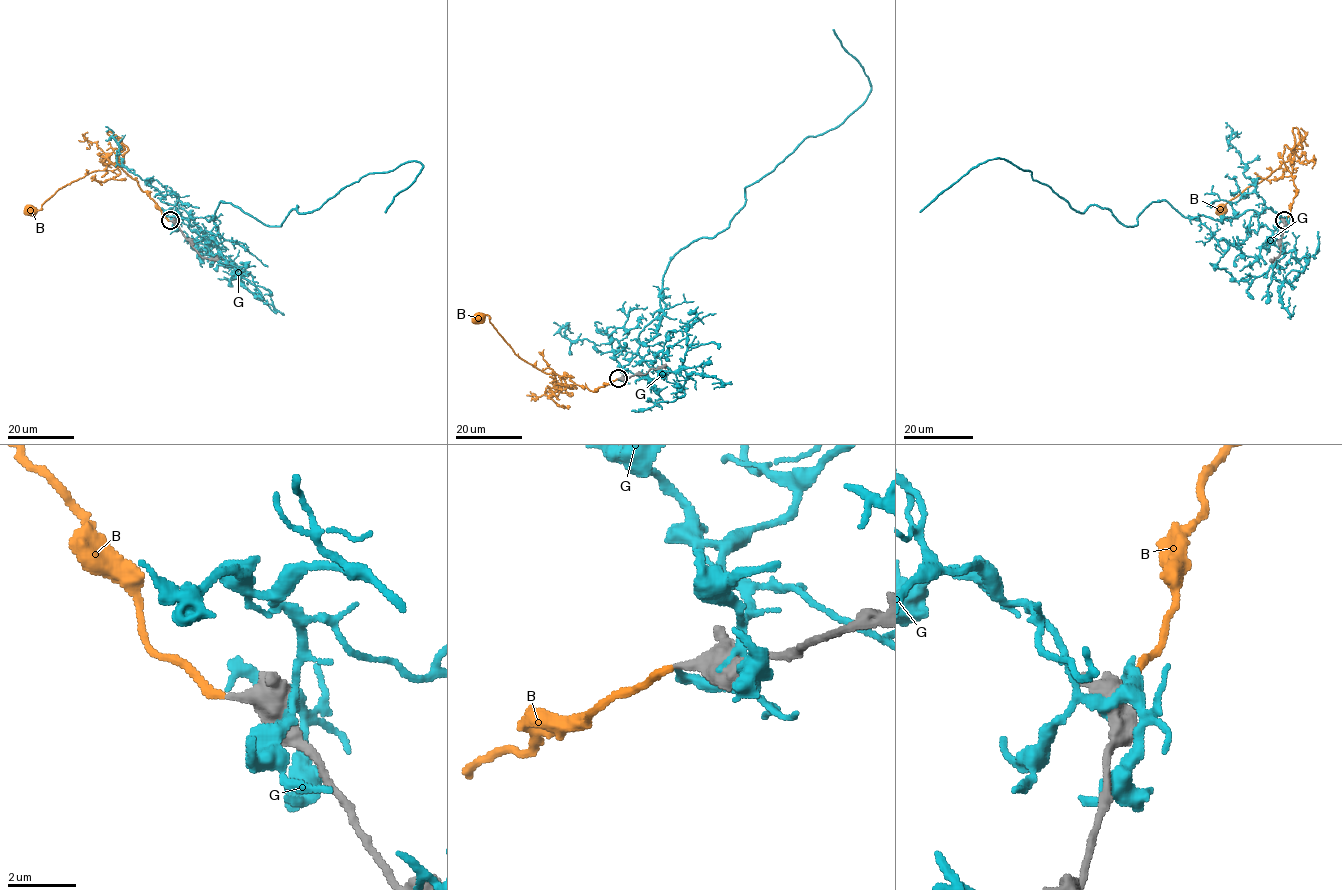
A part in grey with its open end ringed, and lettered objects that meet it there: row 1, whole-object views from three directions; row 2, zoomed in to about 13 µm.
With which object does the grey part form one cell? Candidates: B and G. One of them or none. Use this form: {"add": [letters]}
{"add": ["B"]}

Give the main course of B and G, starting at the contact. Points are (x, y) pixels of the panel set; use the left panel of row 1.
B: (169, 221), (123, 169), (114, 151), (124, 148), (112, 132), (128, 149), (119, 164), (72, 181), (31, 210)
G: (170, 220), (211, 220), (222, 201), (277, 226), (416, 161), (385, 213)

